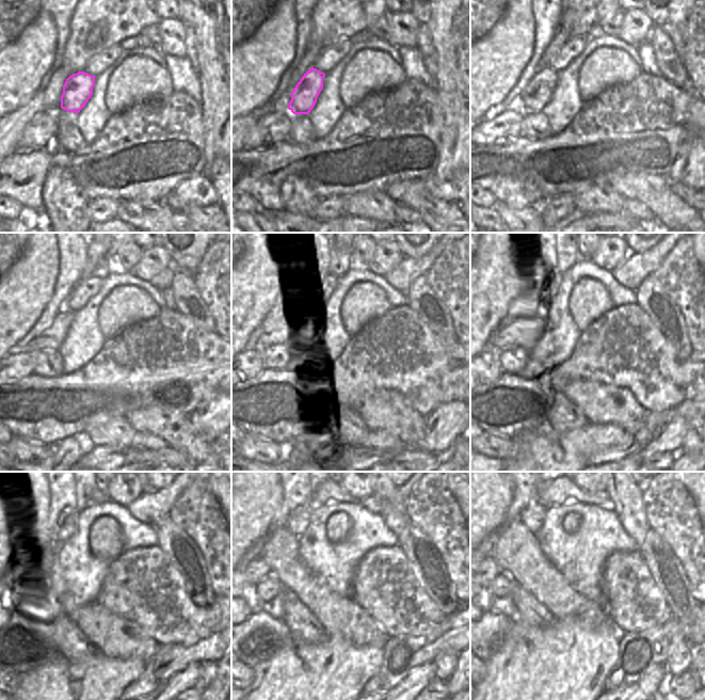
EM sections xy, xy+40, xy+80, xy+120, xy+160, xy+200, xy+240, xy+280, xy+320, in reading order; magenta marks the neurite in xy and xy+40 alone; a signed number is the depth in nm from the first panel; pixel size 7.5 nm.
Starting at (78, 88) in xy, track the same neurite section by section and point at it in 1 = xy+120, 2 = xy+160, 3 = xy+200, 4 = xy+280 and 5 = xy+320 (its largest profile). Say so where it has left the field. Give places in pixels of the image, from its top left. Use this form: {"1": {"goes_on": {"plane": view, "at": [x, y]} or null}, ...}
{"1": {"goes_on": {"plane": "xy+120", "at": [51, 339]}}, "2": {"goes_on": {"plane": "xy+160", "at": [269, 338]}}, "3": {"goes_on": {"plane": "xy+200", "at": [505, 336]}}, "4": {"goes_on": {"plane": "xy+280", "at": [256, 570]}}, "5": {"goes_on": {"plane": "xy+320", "at": [492, 570]}}}

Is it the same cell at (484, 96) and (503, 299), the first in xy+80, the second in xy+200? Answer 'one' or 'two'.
one

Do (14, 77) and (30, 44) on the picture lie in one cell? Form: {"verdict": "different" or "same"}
{"verdict": "same"}

